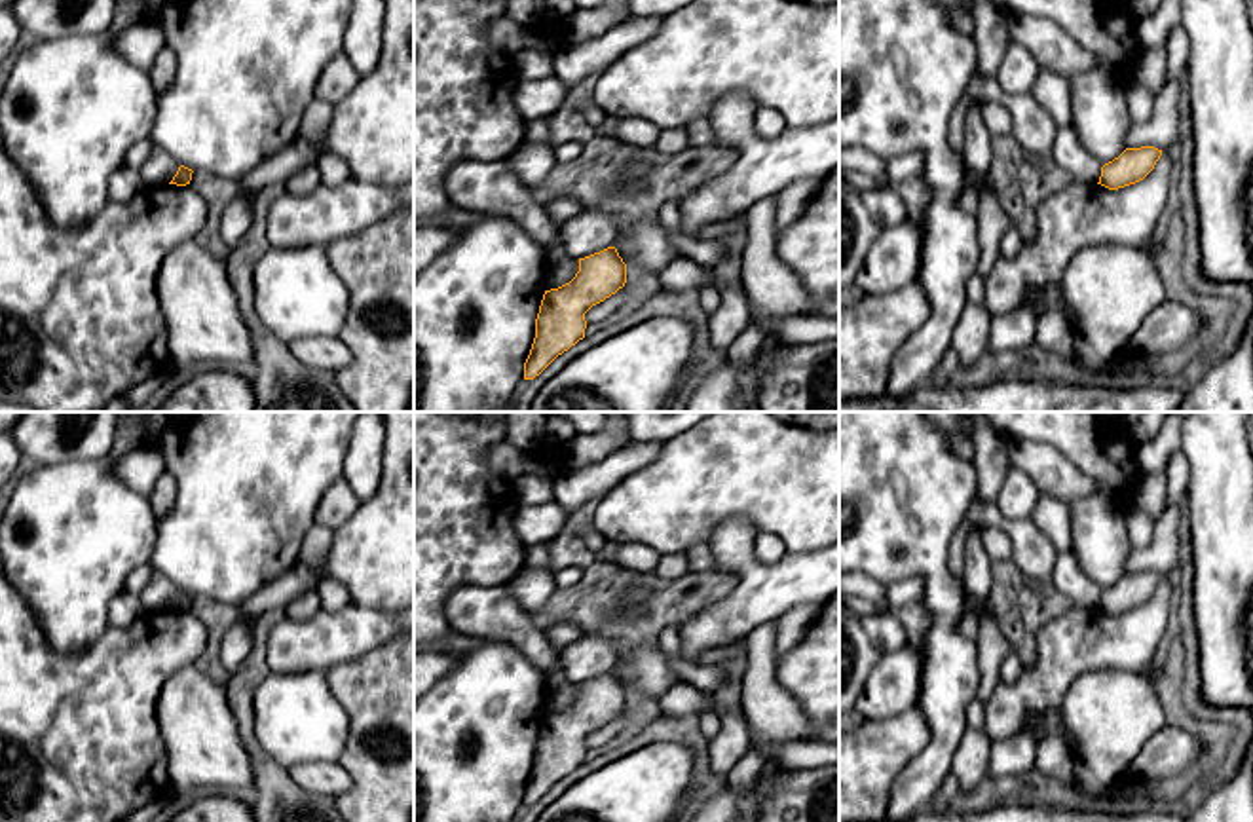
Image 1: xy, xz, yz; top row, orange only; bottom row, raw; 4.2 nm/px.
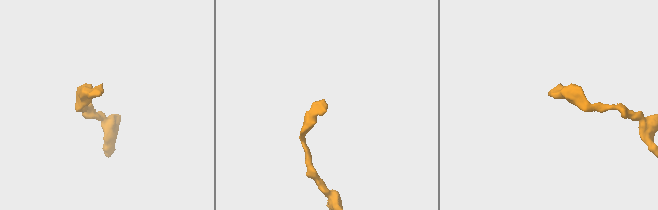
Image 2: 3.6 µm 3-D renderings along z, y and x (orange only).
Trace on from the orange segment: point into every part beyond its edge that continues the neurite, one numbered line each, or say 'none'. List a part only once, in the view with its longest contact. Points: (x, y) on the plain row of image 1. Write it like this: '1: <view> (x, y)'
none

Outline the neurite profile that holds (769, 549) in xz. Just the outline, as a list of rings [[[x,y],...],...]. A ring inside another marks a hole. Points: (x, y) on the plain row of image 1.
[[[756,533],[754,554],[761,564],[773,566],[786,554],[786,545],[773,533]]]

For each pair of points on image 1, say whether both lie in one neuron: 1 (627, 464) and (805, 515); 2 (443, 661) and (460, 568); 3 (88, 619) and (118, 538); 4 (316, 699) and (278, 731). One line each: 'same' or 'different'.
1: different
2: different
3: same
4: same

